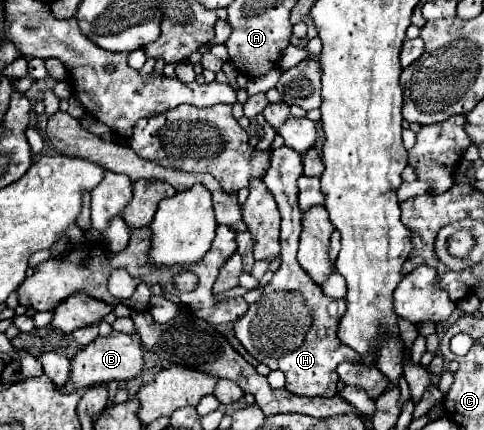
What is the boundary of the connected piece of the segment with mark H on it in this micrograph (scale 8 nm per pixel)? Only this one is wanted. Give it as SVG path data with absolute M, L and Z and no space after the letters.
M287 146L271 150L271 164L263 182L281 212L281 266L265 286L261 300L251 304L247 314L235 322L235 336L253 358L267 364L271 370L285 372L285 388L289 392L297 396L335 396L339 380L337 364L360 362L375 365L377 354L361 356L339 342L337 324L345 314L345 300L327 298L321 292L321 286L309 280L295 258L301 236L301 212L297 208L297 178L301 174L303 158L295 150Z

